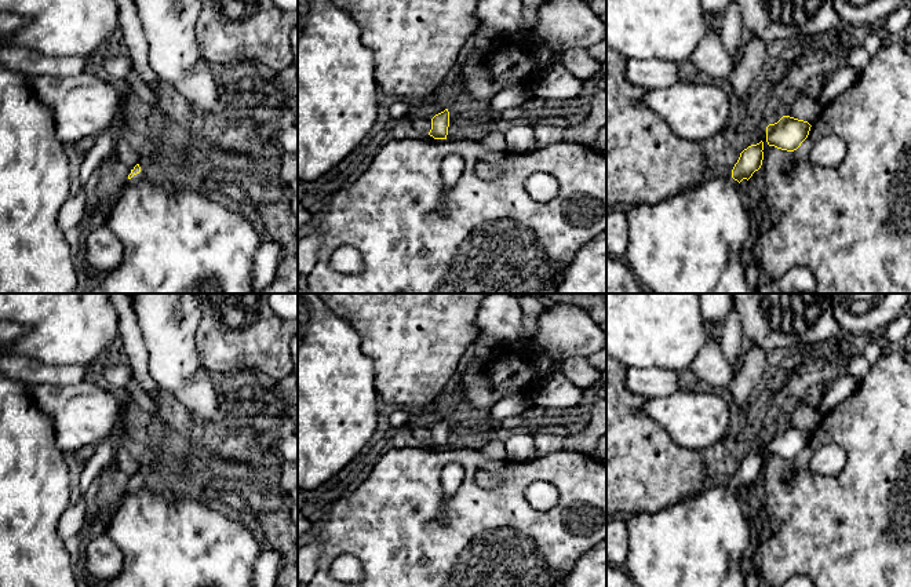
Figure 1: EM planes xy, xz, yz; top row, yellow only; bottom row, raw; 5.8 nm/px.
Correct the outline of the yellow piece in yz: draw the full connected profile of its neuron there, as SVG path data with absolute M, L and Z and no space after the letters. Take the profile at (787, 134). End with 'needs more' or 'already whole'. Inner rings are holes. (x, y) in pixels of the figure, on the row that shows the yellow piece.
M783 116L777 123L766 127L766 142L781 150L794 152L808 138L810 124L790 116Z; already whole

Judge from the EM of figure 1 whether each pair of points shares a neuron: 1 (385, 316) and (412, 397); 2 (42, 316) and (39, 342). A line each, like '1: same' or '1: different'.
1: same
2: same

